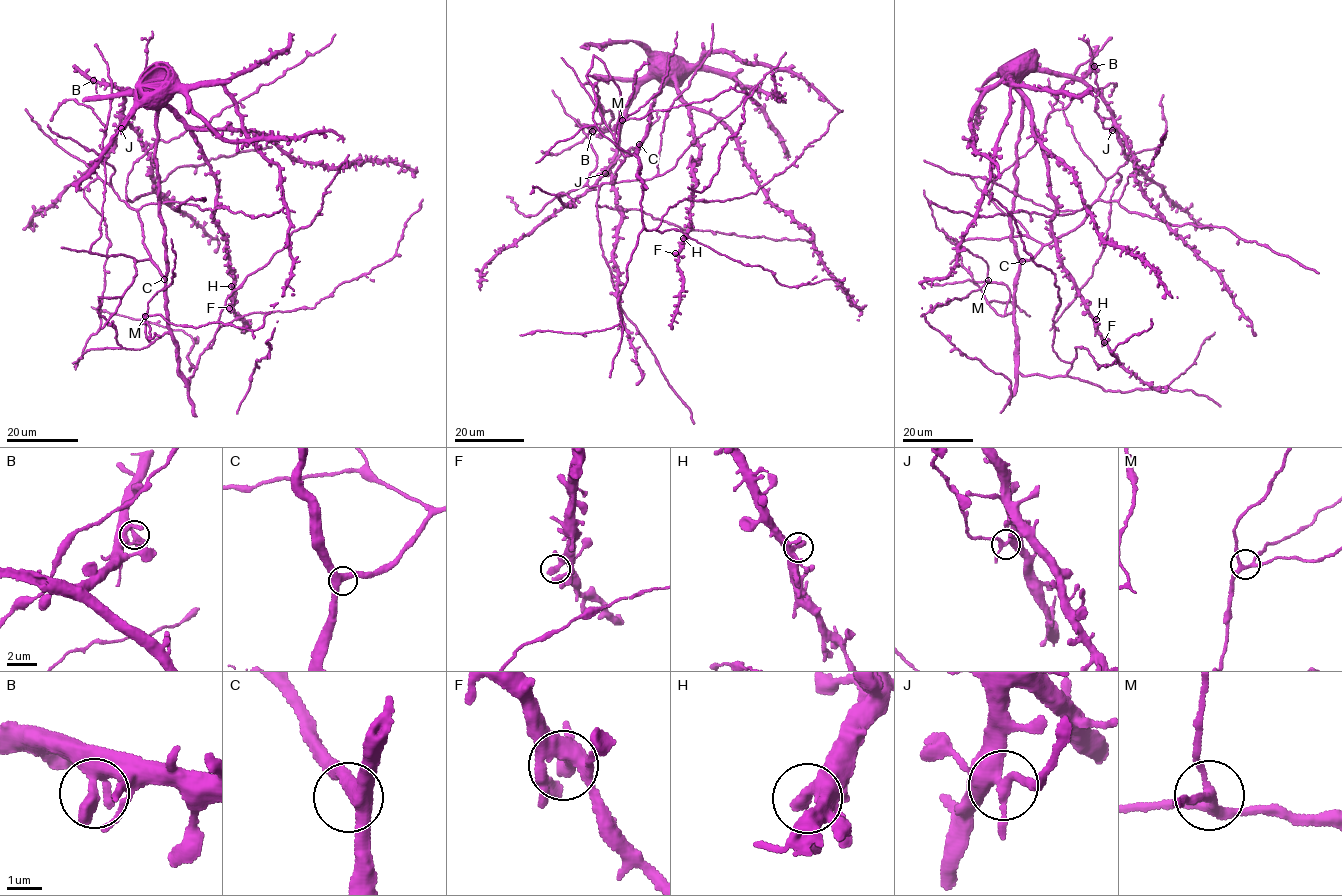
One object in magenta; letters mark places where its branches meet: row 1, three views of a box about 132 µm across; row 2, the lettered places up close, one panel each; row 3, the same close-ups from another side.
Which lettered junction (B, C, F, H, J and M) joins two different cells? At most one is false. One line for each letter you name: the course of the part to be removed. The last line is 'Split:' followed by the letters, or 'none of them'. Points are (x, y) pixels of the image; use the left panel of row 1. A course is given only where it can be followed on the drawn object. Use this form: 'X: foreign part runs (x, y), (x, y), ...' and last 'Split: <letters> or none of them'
J: foreign part runs (120, 129), (124, 128), (136, 103), (143, 82), (146, 44), (152, 36), (152, 31)
Split: J

